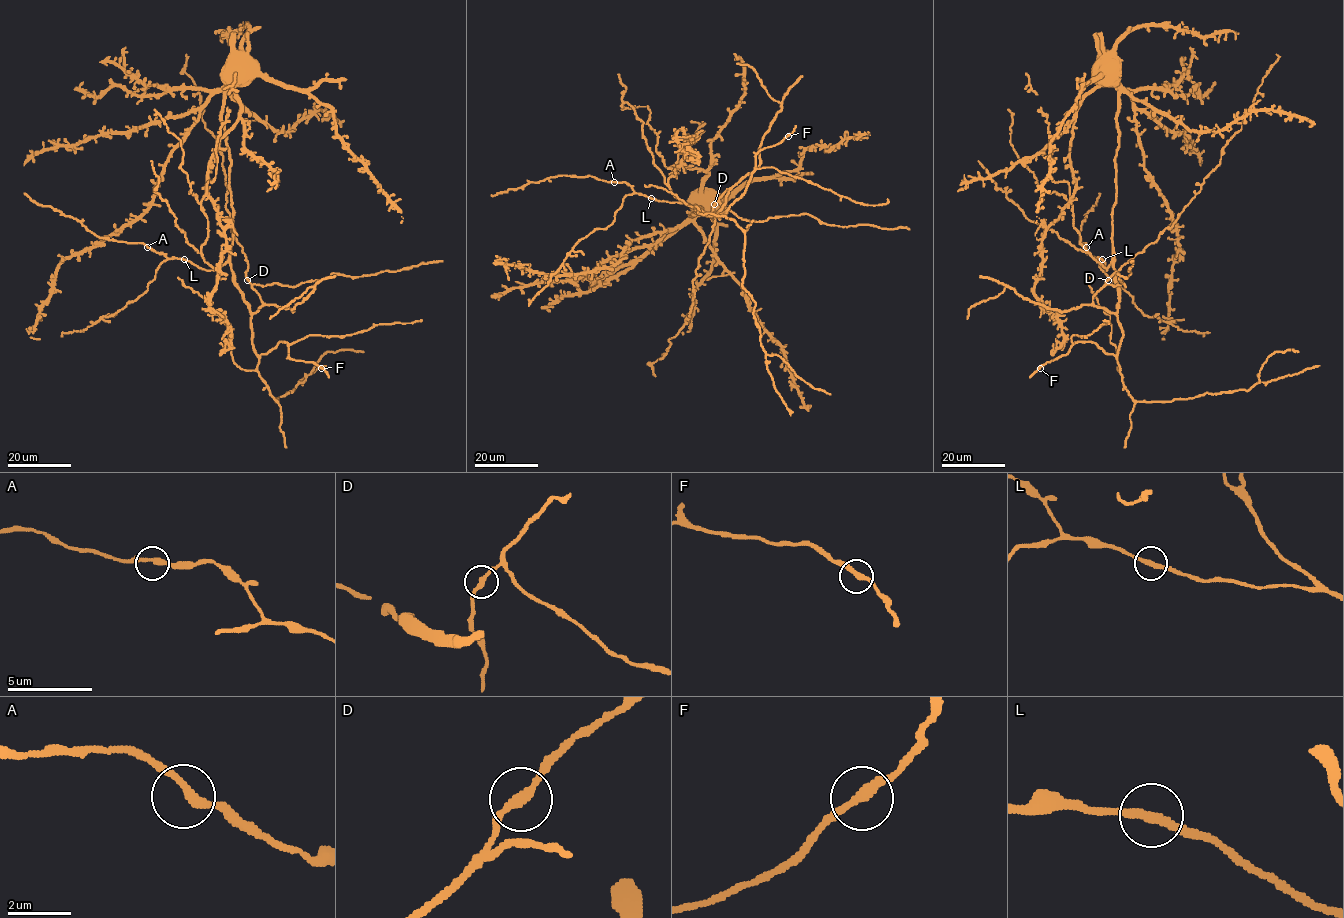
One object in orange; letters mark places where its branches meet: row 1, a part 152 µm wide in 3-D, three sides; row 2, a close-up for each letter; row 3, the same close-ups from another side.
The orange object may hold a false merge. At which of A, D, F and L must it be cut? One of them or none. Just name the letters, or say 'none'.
none

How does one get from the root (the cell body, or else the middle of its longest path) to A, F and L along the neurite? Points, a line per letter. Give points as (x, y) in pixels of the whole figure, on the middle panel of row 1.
A: (704, 194), (693, 199), (692, 214), (700, 208), (659, 201), (636, 193), (625, 182), (614, 182)
F: (704, 194), (689, 213), (700, 208), (719, 219), (746, 190), (758, 152), (788, 136)
L: (704, 194), (693, 199), (692, 214), (689, 213), (693, 214), (700, 208), (651, 198)

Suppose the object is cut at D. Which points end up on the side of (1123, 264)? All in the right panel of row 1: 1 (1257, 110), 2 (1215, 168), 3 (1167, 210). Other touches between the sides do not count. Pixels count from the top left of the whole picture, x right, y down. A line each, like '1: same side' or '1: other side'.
1: other side
2: same side
3: other side

